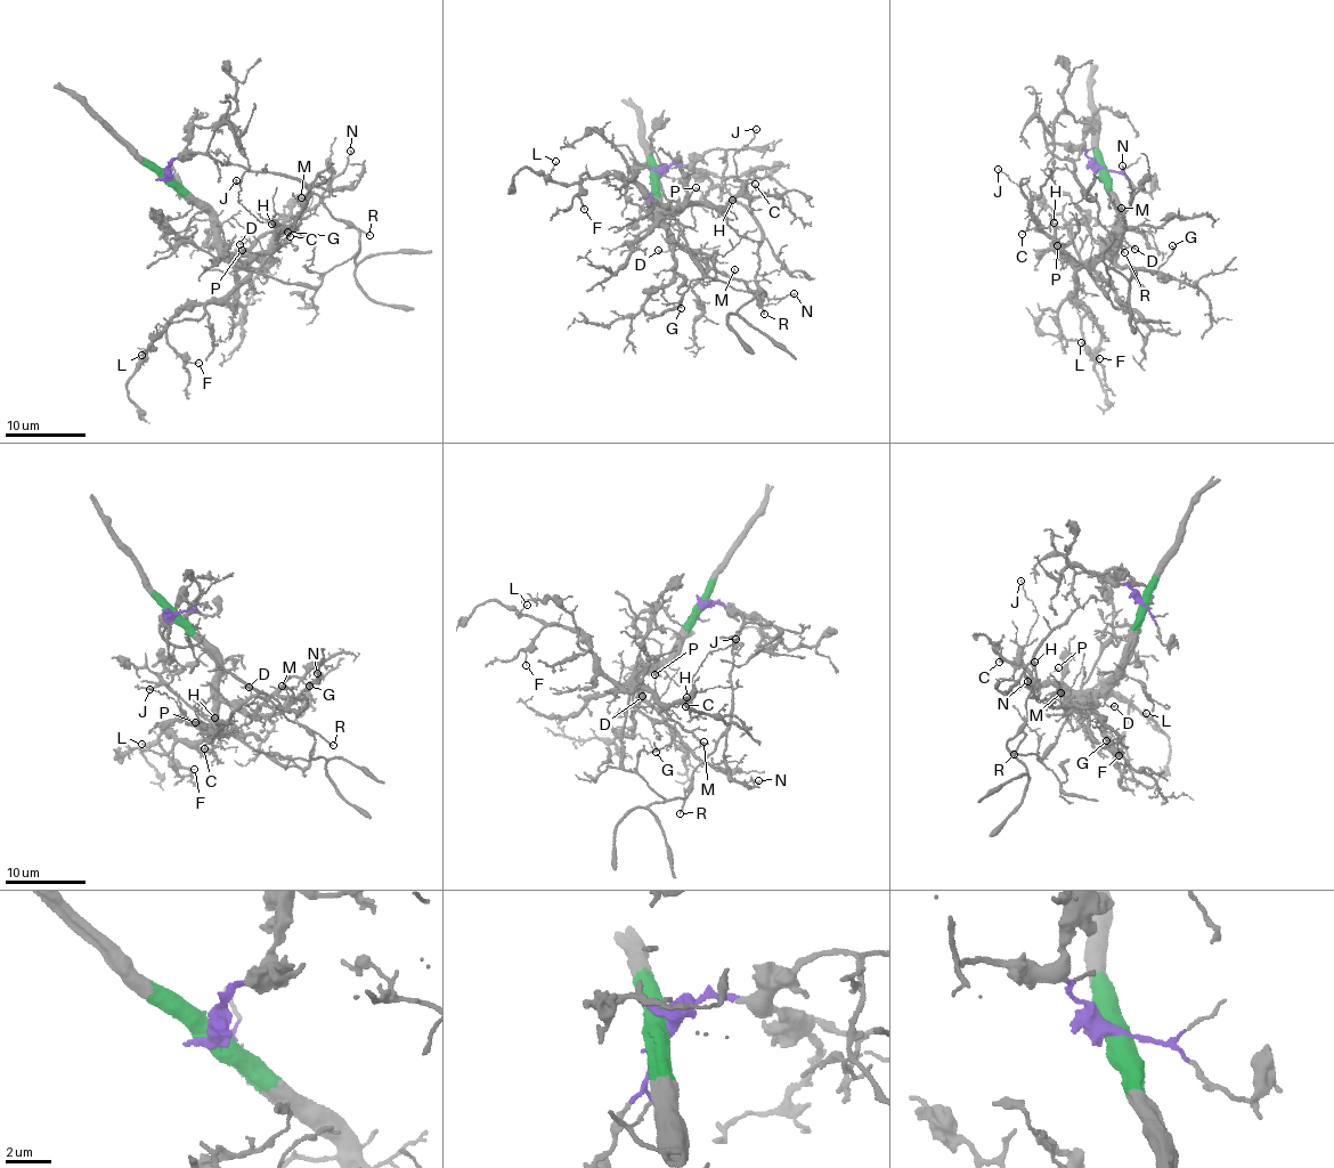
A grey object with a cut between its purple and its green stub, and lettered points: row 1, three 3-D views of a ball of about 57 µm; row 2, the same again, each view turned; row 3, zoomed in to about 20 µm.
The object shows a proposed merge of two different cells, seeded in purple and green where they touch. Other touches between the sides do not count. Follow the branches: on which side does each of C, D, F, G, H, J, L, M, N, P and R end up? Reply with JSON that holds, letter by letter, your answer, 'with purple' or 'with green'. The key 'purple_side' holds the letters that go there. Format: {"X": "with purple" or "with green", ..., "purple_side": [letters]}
{"C": "with green", "D": "with green", "F": "with green", "G": "with green", "H": "with green", "J": "with green", "L": "with green", "M": "with green", "N": "with green", "P": "with green", "R": "with purple", "purple_side": ["R"]}

